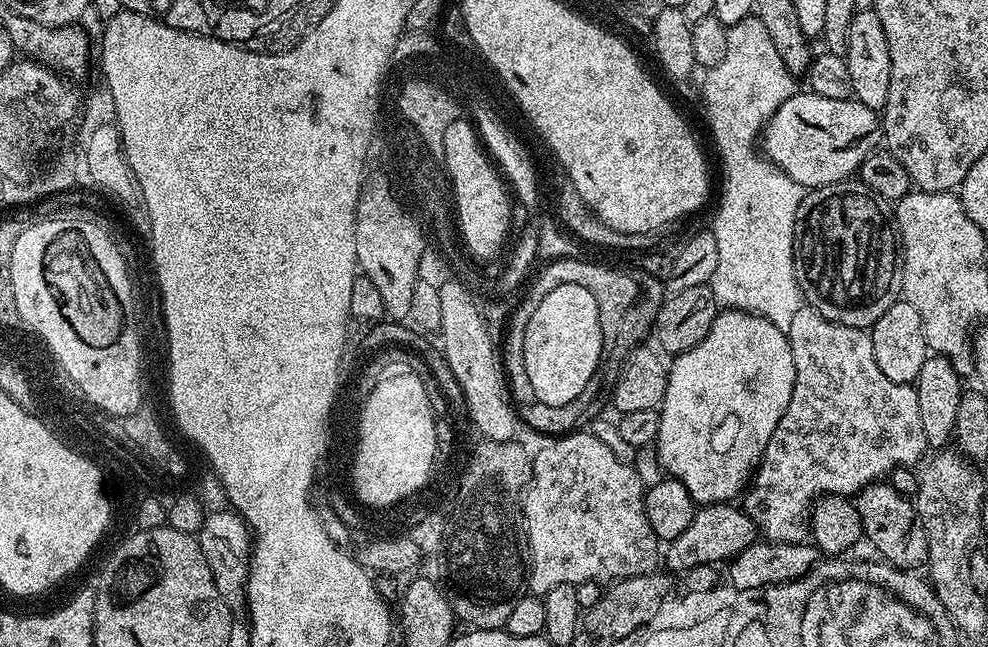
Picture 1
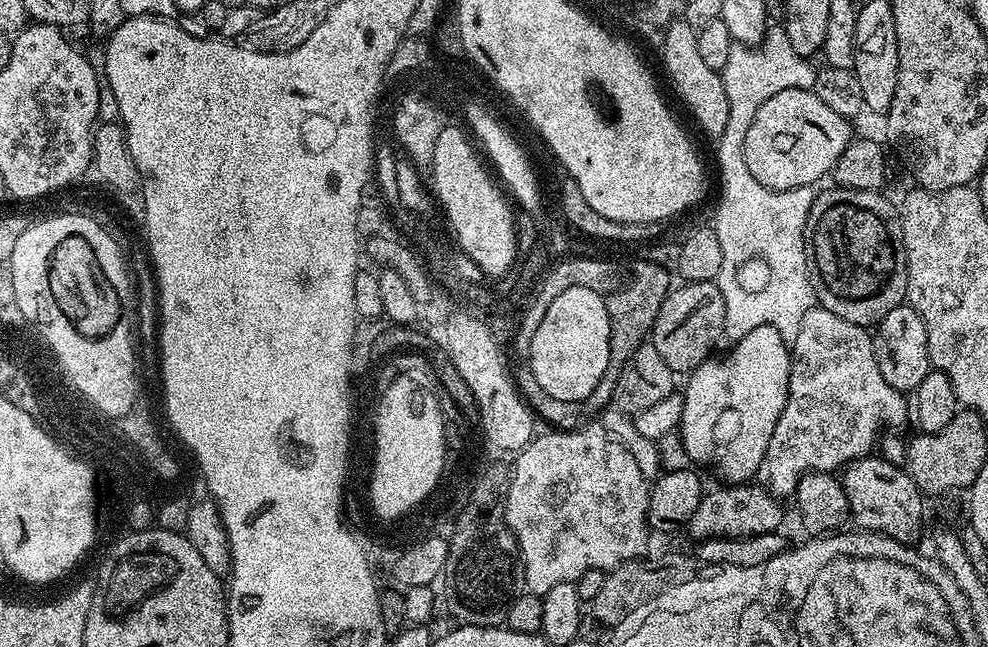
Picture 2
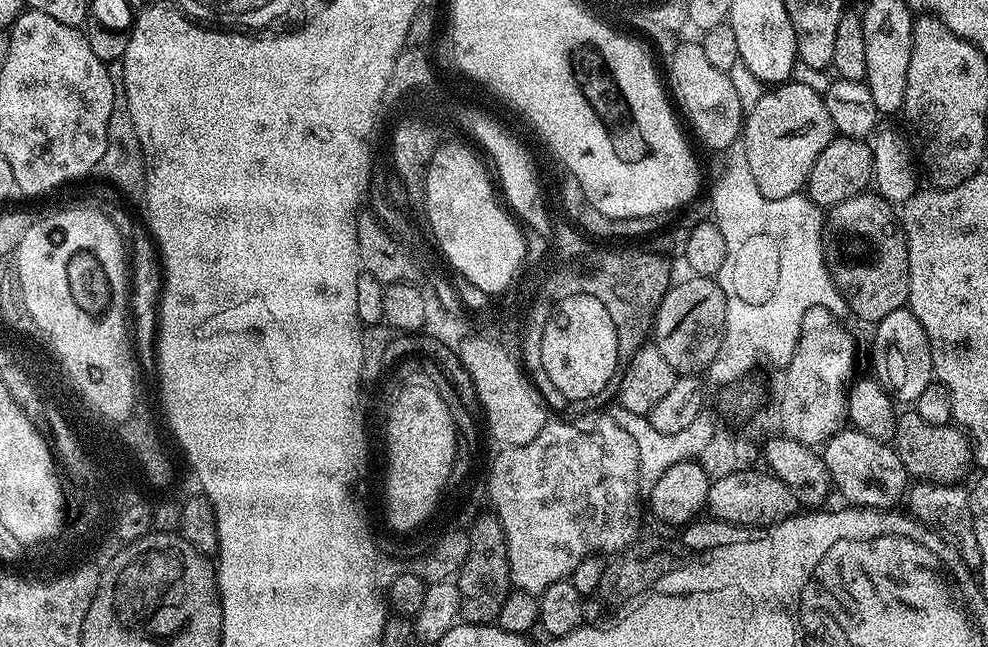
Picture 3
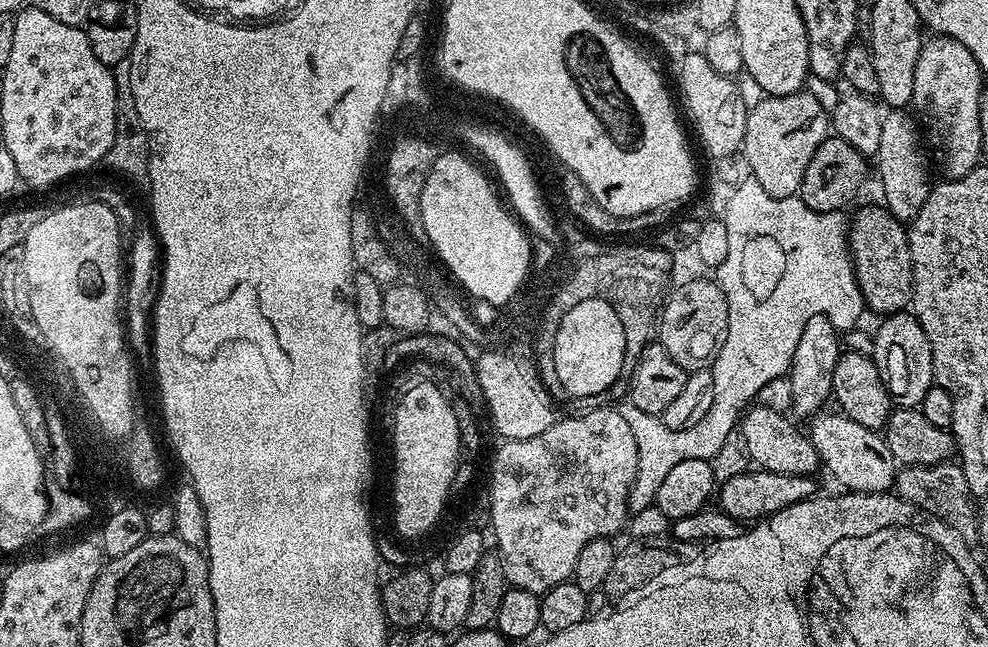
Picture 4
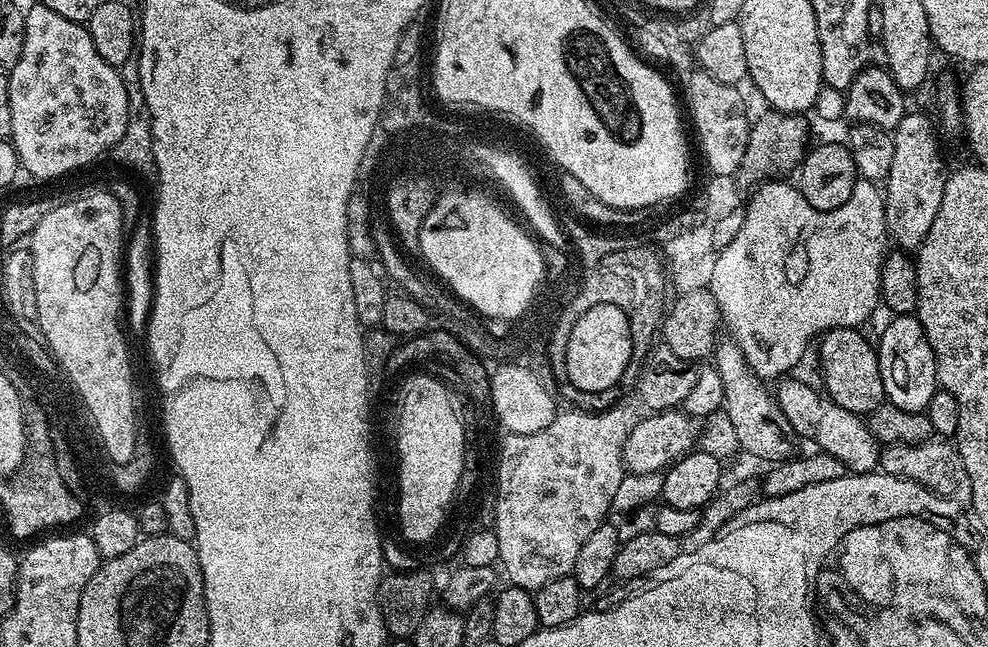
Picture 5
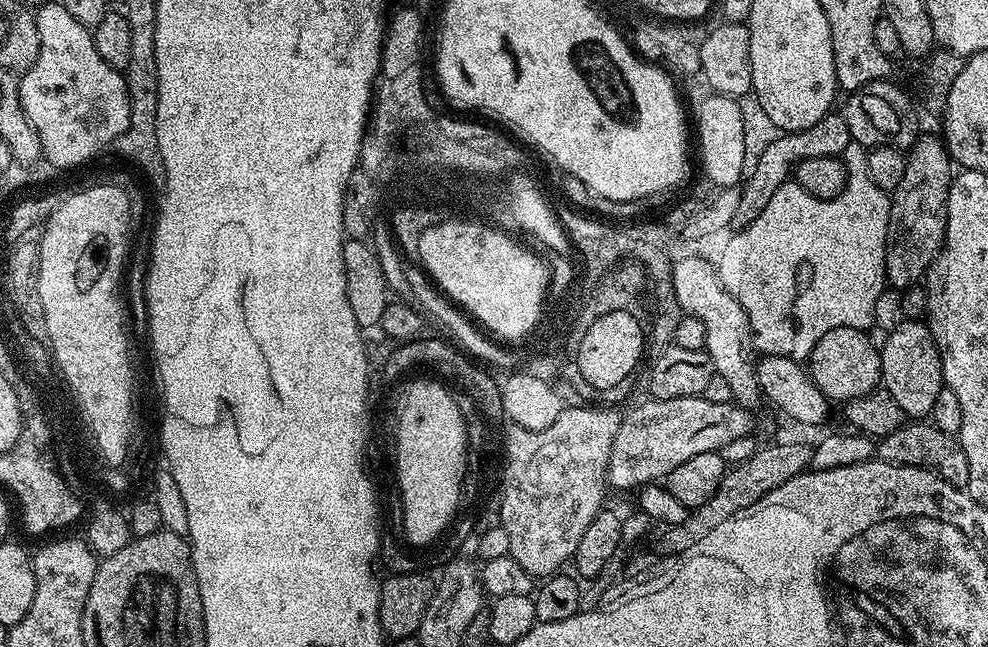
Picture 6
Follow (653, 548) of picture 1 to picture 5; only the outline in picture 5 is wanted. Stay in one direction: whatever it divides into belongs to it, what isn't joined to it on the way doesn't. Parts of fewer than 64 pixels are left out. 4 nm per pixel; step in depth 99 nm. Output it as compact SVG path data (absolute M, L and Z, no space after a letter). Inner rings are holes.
M620 408L605 412L561 411L538 434L518 434L504 447L500 471L499 519L494 523L498 534L498 564L508 575L507 583L518 588L535 590L554 582L554 578L571 576L574 562L586 538L609 519L612 499L618 491L618 482L626 474L624 443L628 437L630 419Z

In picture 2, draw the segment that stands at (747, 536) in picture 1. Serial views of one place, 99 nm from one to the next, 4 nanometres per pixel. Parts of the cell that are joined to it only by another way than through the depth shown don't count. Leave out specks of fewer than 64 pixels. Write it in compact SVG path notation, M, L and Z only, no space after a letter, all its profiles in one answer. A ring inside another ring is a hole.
M745 482L742 484L730 484L719 486L713 490L705 491L704 497L698 502L698 510L688 519L686 531L693 536L693 541L713 540L714 538L726 538L727 540L738 540L741 536L757 536L767 532L775 532L781 526L780 508L767 487L759 488L756 482Z

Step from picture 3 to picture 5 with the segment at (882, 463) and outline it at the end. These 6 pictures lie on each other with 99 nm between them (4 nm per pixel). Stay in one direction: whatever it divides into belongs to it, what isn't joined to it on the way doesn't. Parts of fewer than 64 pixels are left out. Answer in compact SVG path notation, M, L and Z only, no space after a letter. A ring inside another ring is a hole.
M781 379L775 385L774 395L797 437L805 436L819 451L838 458L849 473L873 471L880 463L882 445L870 434L867 423L859 415L836 405L827 394L819 392L819 396L810 385L792 379Z

